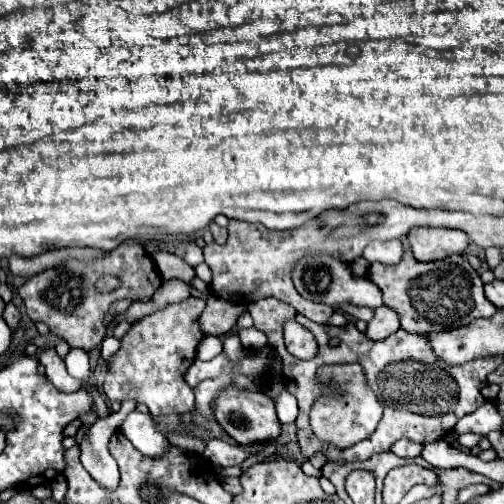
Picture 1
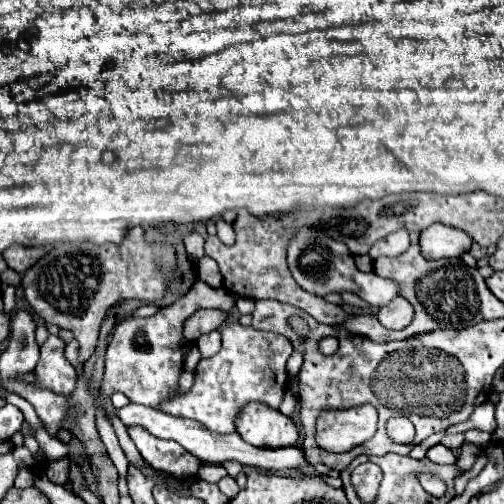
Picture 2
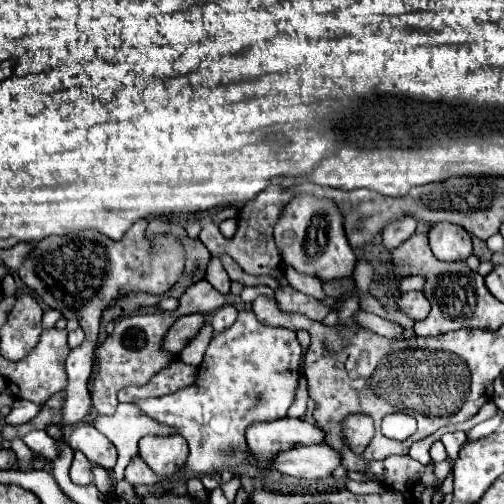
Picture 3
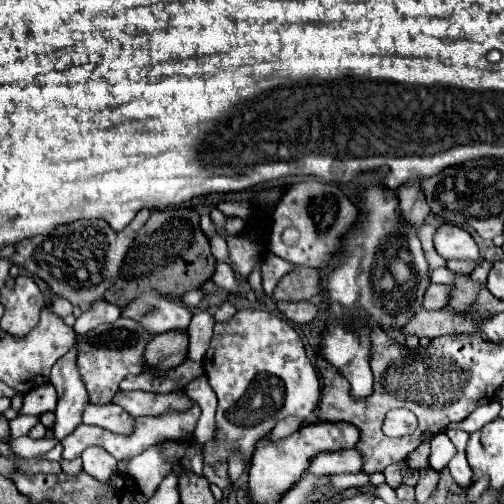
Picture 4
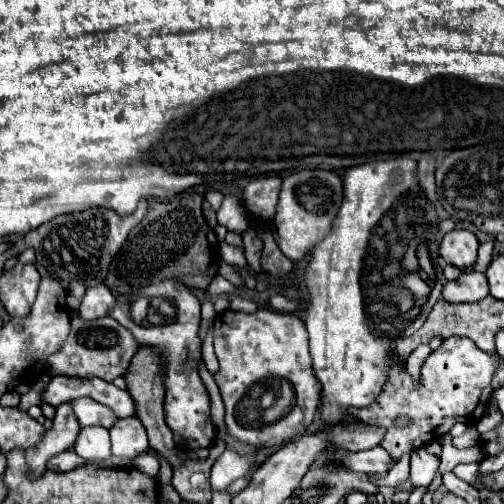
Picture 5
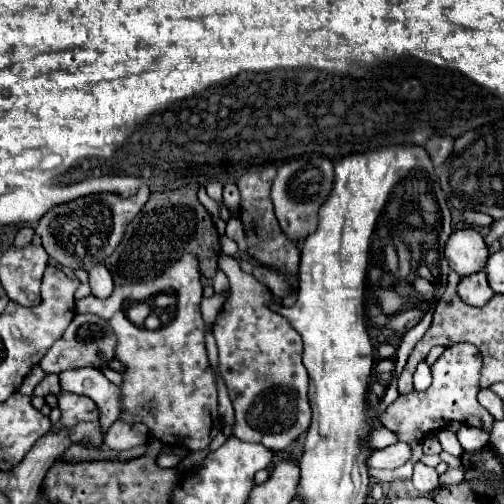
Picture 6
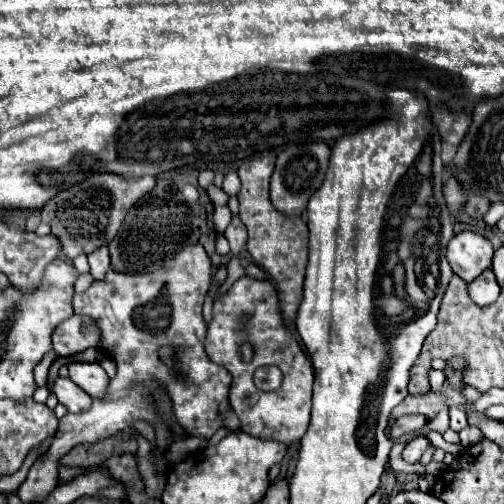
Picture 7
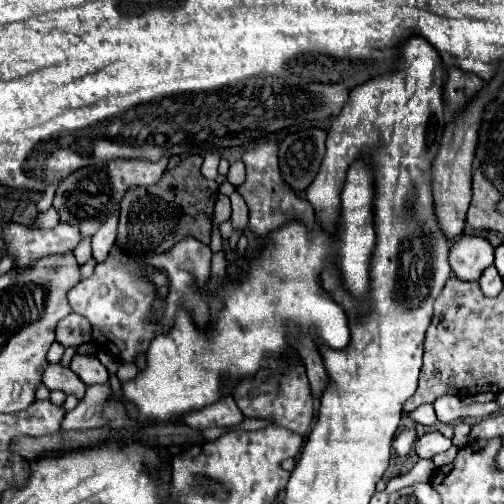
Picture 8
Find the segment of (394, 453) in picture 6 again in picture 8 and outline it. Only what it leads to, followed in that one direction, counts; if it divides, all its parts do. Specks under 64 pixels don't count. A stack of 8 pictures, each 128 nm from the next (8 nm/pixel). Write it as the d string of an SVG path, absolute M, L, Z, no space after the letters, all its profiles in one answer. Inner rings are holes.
M426 432L416 440L416 452L420 458L432 458L440 452L446 452L452 446L452 440L442 436L440 432Z

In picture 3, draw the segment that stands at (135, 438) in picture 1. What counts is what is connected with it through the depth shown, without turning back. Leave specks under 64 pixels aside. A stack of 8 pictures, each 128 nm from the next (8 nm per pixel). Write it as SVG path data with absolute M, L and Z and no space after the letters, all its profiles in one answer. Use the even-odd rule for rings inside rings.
M180 434L144 436L140 440L140 458L160 478L170 478L188 458L188 442Z

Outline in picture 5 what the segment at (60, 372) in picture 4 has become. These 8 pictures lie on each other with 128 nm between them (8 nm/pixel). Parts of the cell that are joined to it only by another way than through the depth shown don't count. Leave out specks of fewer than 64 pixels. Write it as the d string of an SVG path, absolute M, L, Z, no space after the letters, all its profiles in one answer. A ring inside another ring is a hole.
M70 402L60 404L56 408L54 426L42 436L42 440L34 448L26 448L26 452L24 452L26 462L30 466L28 478L32 478L32 480L40 478L48 470L46 464L52 456L62 454L74 446L78 432L80 432L80 424L78 424L76 416L72 416Z

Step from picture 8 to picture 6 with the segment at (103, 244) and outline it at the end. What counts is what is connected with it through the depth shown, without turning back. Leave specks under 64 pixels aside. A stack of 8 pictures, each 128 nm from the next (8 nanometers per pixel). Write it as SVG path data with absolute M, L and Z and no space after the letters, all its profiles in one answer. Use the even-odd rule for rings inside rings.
M104 264L92 266L92 270L90 270L90 286L92 286L94 296L106 298L108 294L112 294L114 282L112 282L112 276L110 276L110 272L108 272L108 268Z

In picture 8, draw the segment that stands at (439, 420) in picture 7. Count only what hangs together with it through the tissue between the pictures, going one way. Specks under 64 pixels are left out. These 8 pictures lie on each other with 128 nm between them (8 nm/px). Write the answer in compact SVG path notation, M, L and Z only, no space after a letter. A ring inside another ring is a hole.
M444 396L434 402L434 409L438 412L438 420L444 424L454 424L464 418L486 418L492 412L496 412L500 406L496 402L472 402L472 404L462 404L460 398L454 396Z

